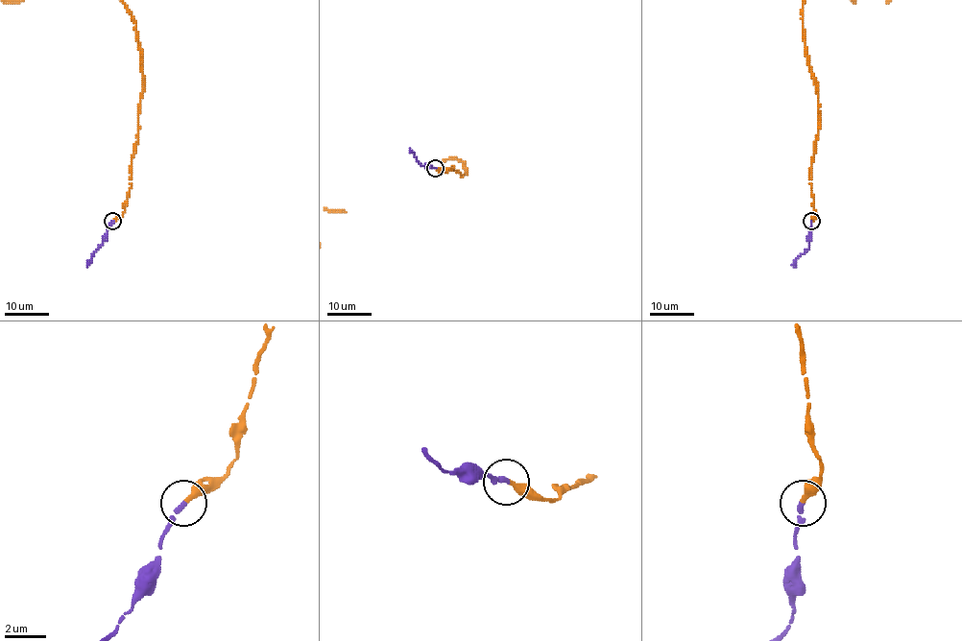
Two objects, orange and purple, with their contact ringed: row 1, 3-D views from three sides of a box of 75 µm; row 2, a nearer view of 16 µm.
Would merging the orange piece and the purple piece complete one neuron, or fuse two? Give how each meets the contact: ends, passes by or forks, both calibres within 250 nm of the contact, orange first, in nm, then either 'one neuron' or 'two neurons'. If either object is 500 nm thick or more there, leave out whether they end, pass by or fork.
orange ends; purple ends; calibres 320 and 240 nm; one neuron

